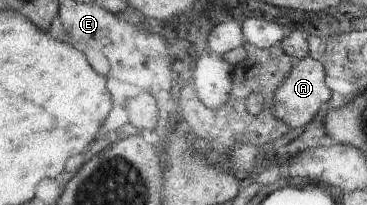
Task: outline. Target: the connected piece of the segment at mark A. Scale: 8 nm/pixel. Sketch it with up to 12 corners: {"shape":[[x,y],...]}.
{"shape":[[296,60],[271,96],[271,115],[303,127],[330,98],[323,66]]}

